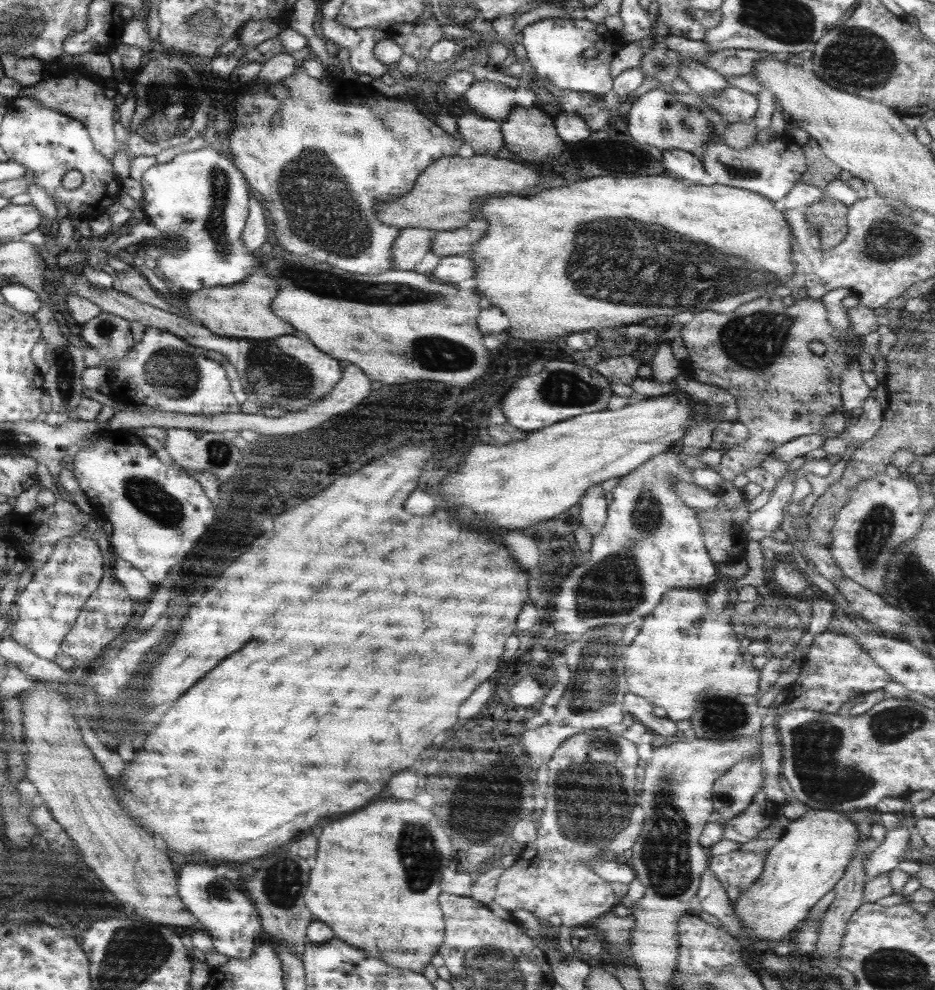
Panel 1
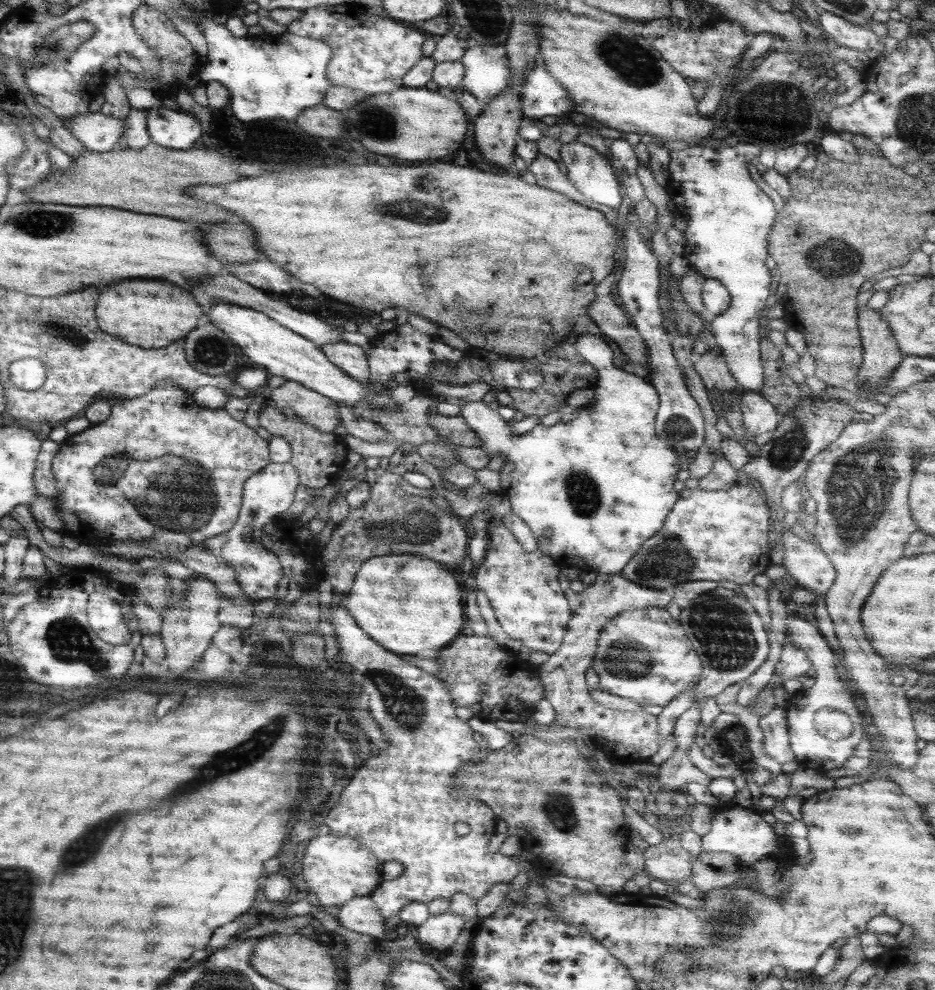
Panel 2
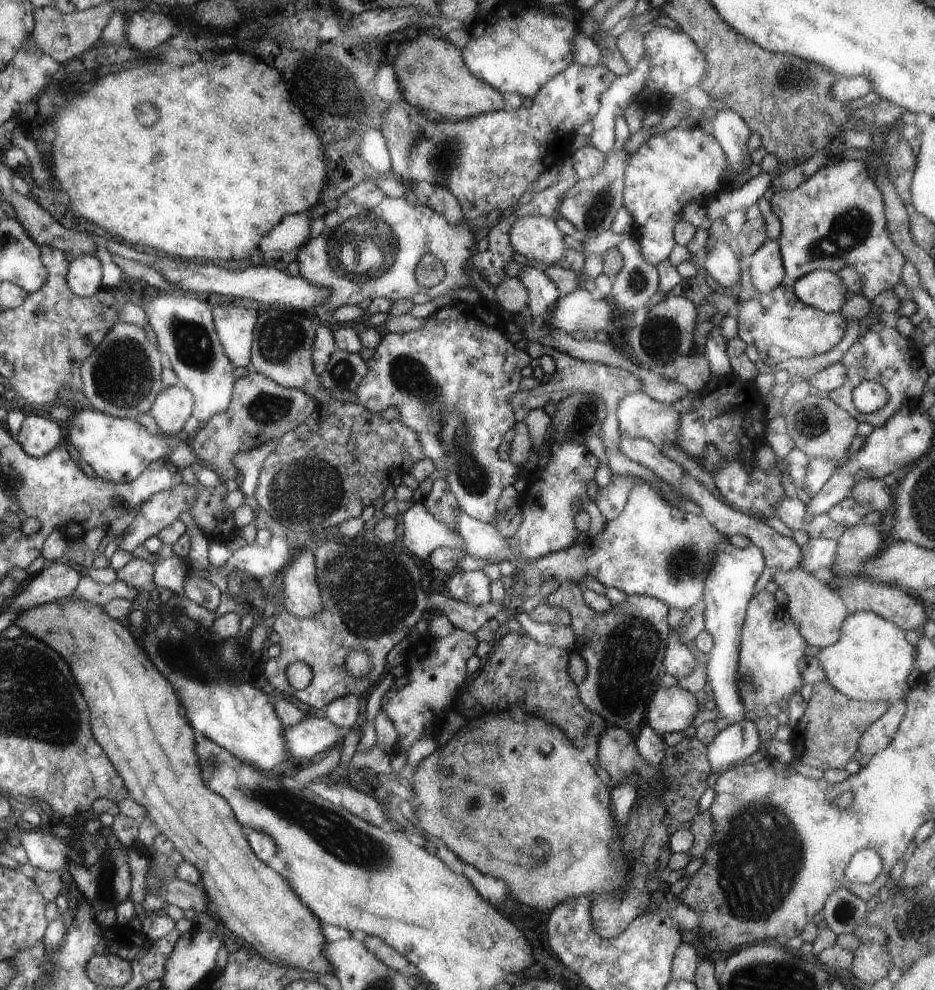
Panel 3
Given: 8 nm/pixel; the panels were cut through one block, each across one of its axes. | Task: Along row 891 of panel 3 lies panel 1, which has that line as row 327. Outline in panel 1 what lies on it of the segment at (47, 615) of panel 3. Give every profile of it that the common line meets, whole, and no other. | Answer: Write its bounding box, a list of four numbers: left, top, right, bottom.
[182,273,293,338]

